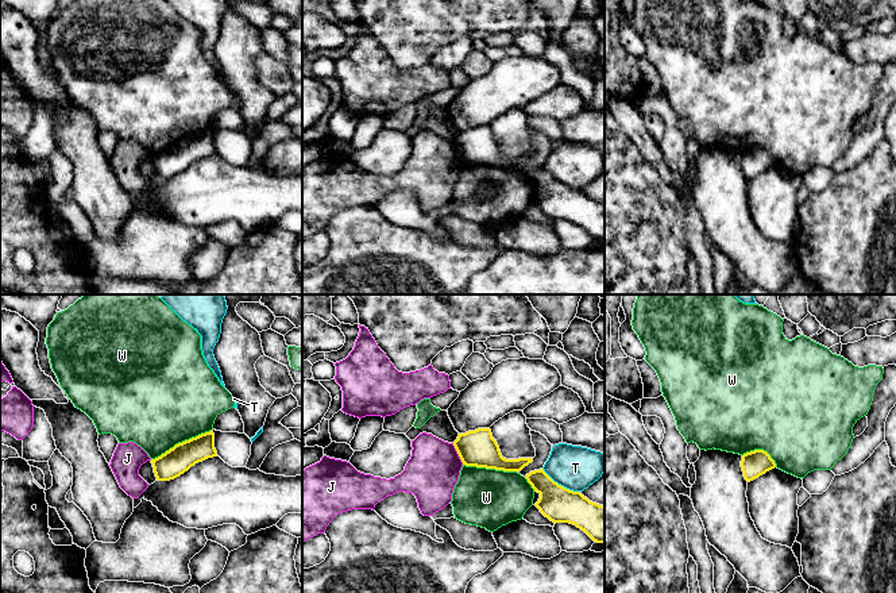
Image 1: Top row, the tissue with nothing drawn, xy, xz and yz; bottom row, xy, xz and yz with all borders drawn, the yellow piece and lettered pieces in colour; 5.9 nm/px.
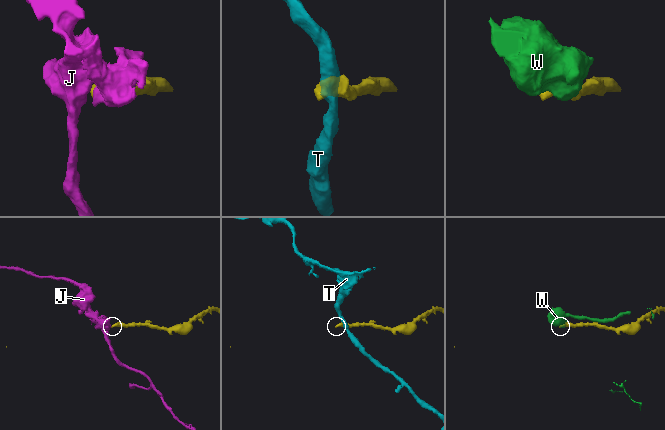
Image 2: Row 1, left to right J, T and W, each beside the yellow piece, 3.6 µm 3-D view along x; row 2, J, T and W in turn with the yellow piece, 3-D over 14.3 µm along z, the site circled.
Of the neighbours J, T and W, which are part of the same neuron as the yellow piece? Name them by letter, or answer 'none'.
none

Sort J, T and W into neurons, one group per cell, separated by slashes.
J / T / W

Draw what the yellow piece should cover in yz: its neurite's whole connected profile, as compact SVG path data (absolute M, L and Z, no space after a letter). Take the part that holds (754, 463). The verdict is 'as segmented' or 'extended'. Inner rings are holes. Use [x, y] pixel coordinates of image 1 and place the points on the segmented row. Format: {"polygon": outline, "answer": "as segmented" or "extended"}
{"polygon": "M754 450L742 455L741 467L748 482L776 467L775 461L764 450Z", "answer": "as segmented"}

